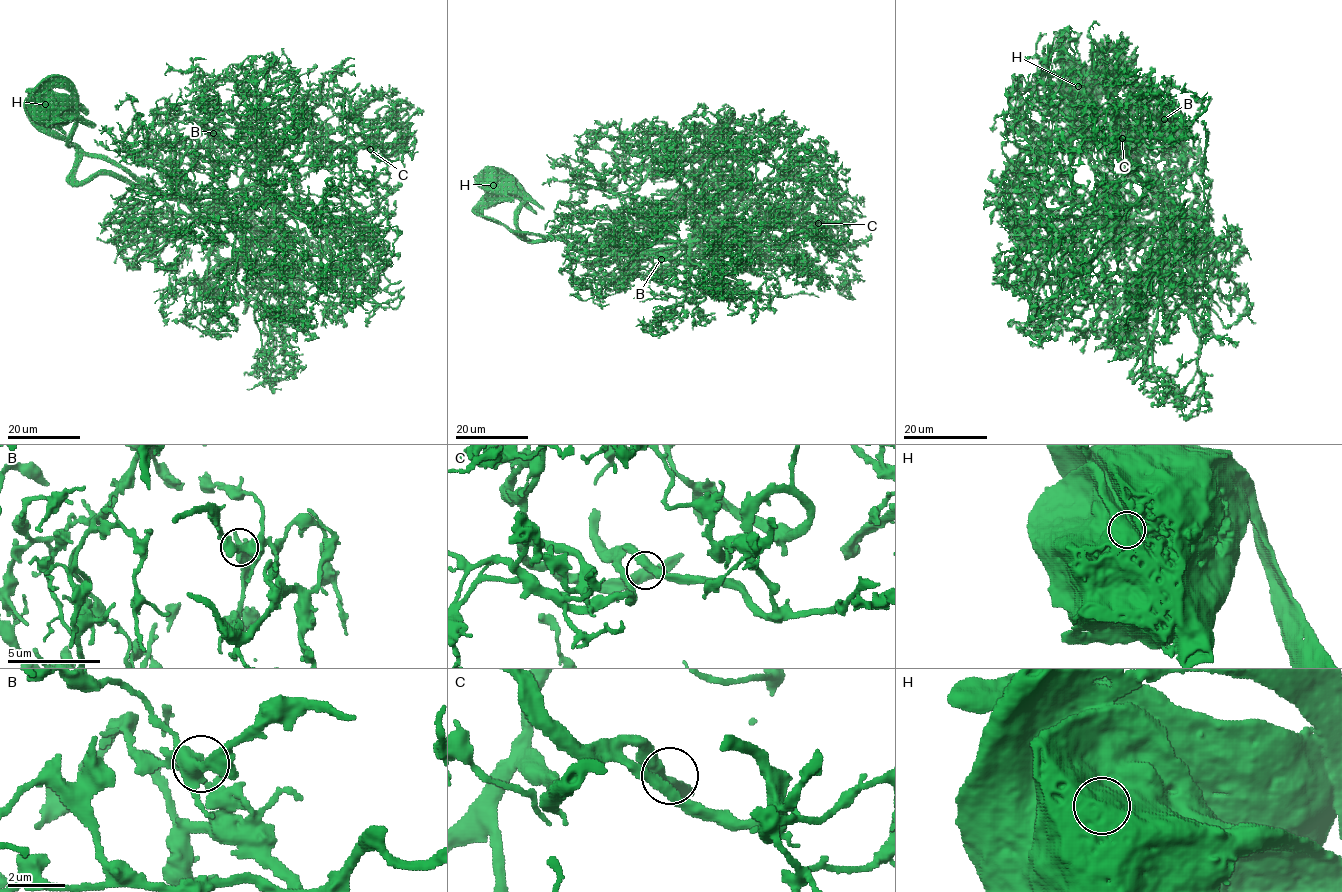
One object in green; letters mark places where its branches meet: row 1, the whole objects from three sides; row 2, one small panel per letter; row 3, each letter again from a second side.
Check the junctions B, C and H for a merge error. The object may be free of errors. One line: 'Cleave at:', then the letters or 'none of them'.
Cleave at: H

